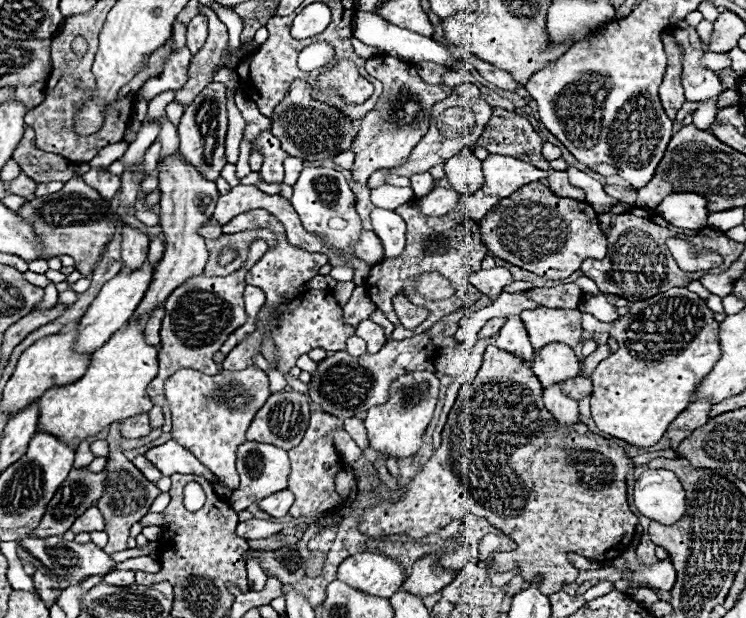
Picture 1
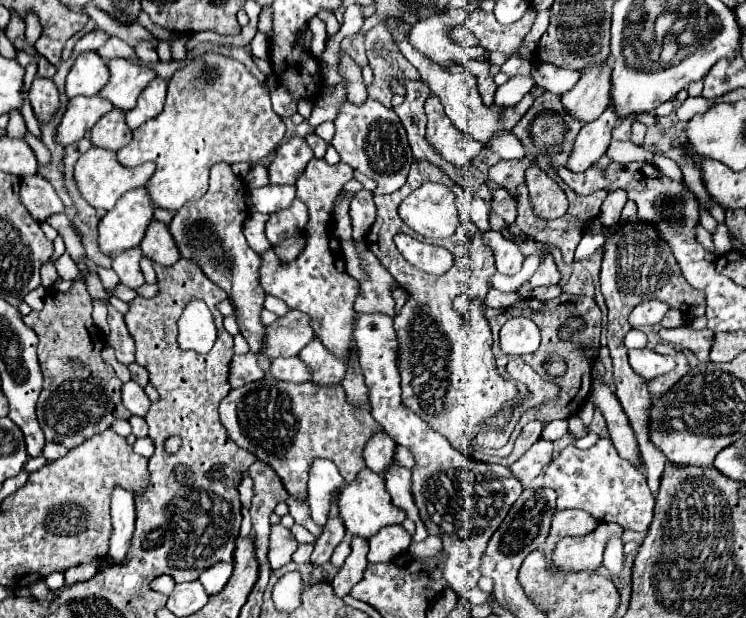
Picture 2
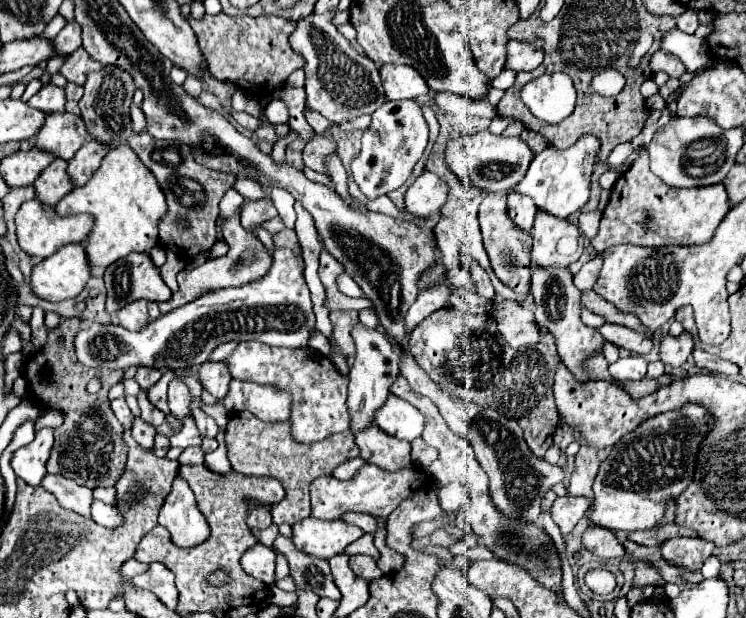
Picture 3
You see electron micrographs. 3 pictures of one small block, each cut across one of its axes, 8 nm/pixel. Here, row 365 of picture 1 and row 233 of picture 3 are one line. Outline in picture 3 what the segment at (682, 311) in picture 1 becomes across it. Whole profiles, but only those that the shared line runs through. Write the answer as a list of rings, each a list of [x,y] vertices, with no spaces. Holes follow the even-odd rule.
[[[646,146],[638,148],[638,158],[630,166],[630,170],[618,178],[618,186],[614,184],[610,204],[600,220],[600,232],[592,240],[592,246],[596,252],[616,246],[616,244],[638,244],[638,246],[694,246],[694,244],[706,244],[712,240],[714,230],[720,226],[724,216],[730,210],[730,198],[722,182],[712,186],[700,186],[700,188],[670,188],[666,186],[658,176],[650,172],[648,162],[648,150]]]

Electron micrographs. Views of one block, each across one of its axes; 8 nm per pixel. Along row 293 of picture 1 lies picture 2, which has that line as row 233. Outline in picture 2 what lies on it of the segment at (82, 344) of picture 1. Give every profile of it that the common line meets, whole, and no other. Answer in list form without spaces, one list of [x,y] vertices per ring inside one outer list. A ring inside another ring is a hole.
[[[134,188],[126,192],[112,210],[104,214],[98,226],[98,244],[100,250],[108,256],[116,256],[122,250],[136,248],[148,224],[154,220],[154,204],[148,196],[148,190]]]

